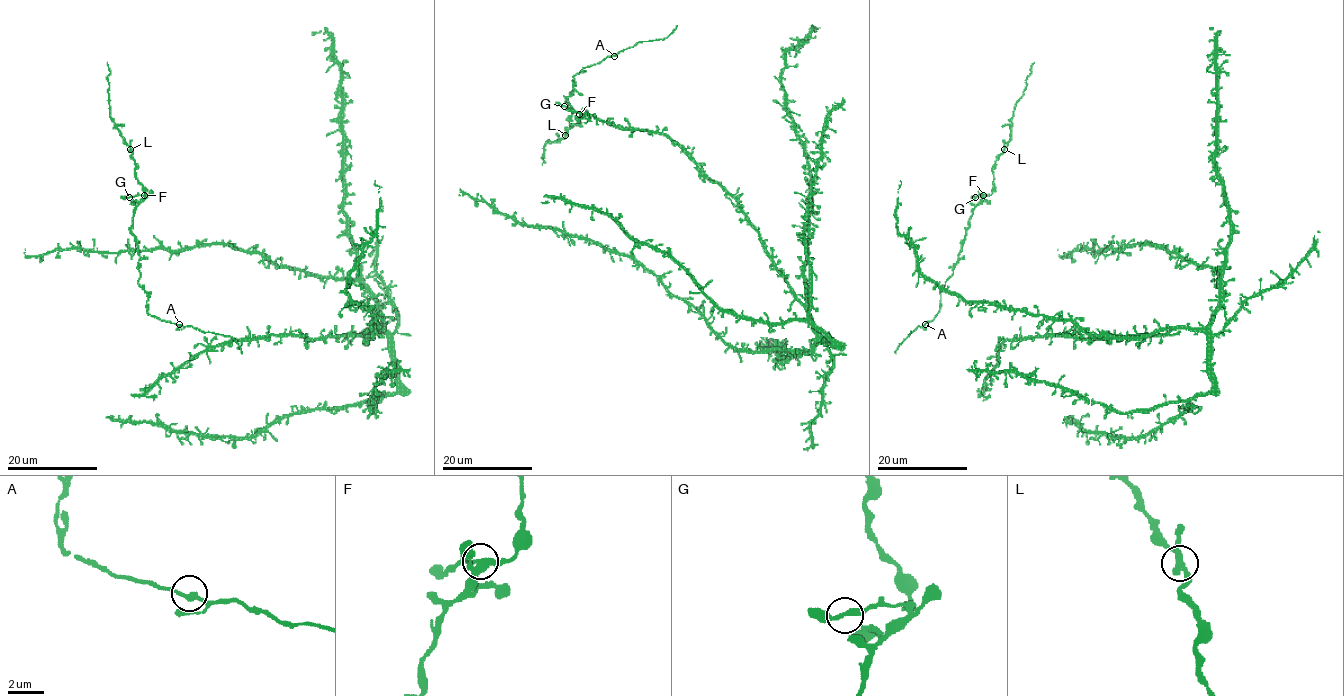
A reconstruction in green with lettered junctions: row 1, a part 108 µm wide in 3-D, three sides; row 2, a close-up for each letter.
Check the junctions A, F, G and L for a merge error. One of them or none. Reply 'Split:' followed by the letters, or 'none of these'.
Split: none of these

